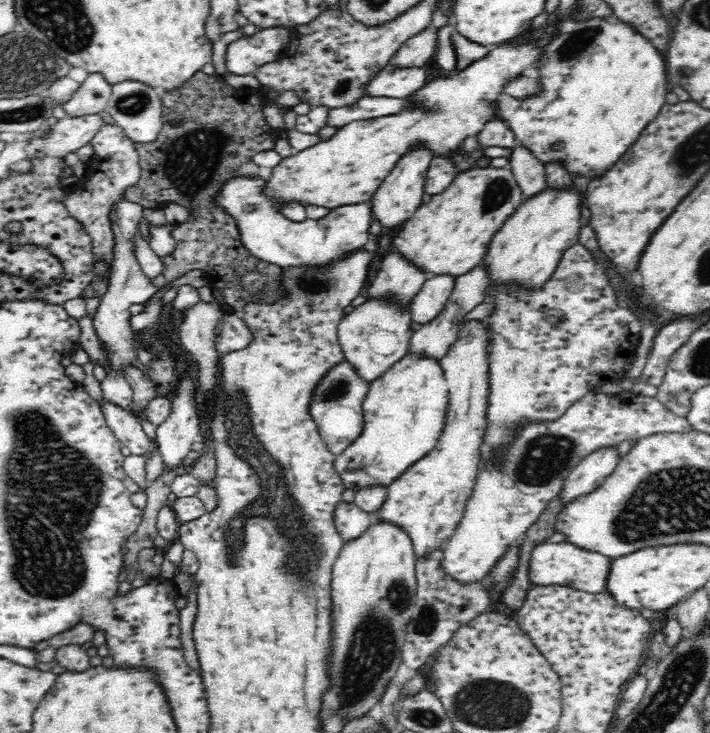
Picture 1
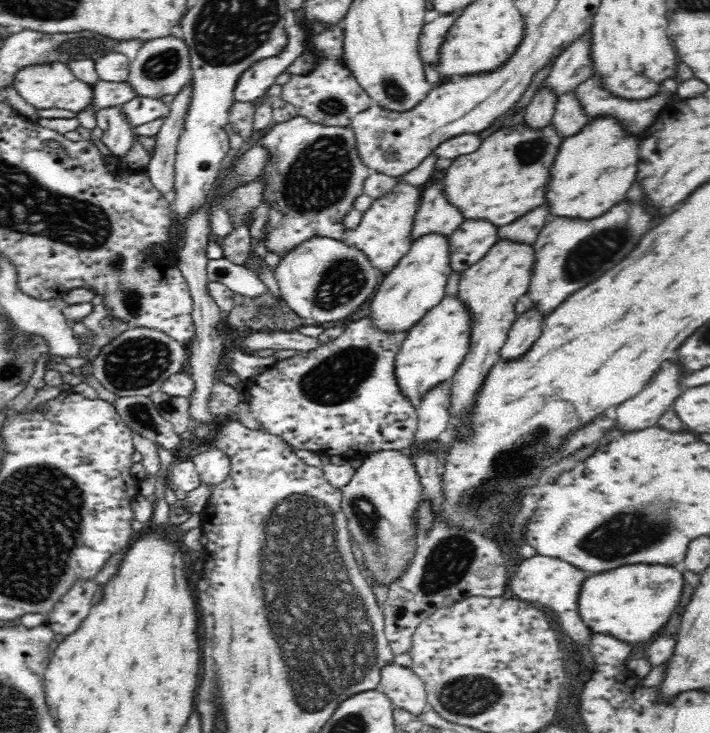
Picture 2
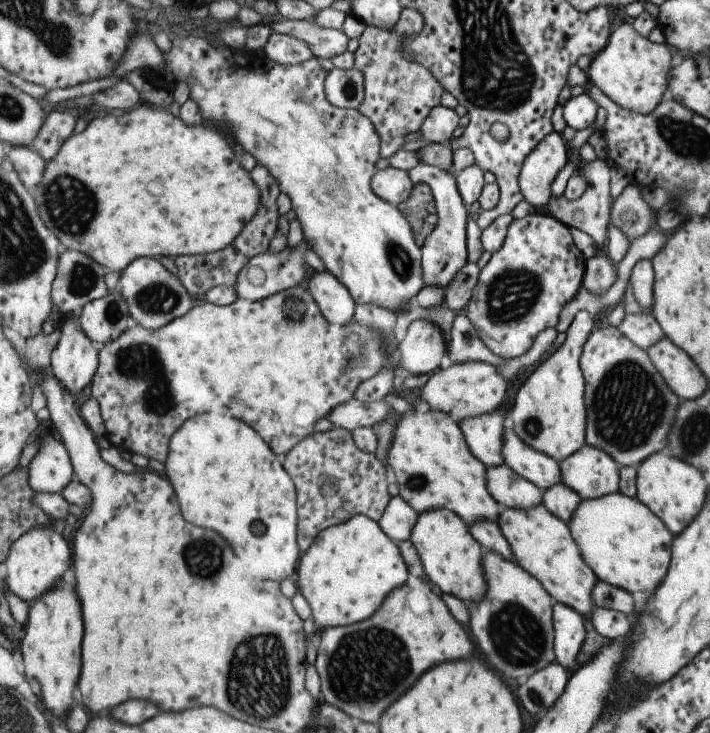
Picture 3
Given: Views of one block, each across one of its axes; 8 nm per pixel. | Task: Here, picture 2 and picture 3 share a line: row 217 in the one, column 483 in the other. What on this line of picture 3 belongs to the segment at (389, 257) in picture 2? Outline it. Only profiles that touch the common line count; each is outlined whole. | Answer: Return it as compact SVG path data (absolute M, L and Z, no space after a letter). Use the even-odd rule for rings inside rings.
M467 361L442 366L436 370L422 387L421 397L425 407L450 414L461 424L467 418L475 418L498 411L507 396L506 381L507 378L503 376L503 372L496 365L483 361Z

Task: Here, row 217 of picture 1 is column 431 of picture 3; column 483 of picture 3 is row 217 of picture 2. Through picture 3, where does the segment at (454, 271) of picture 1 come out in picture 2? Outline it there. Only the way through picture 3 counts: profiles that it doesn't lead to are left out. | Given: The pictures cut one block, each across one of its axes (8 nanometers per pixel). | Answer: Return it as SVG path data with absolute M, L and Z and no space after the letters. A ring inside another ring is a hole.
M523 124L494 131L480 144L478 150L453 160L442 178L442 195L446 197L448 203L462 213L464 221L488 221L494 227L513 223L517 218L543 204L544 186L551 180L550 166L563 140L557 137L552 126L546 126L542 132L534 132Z

